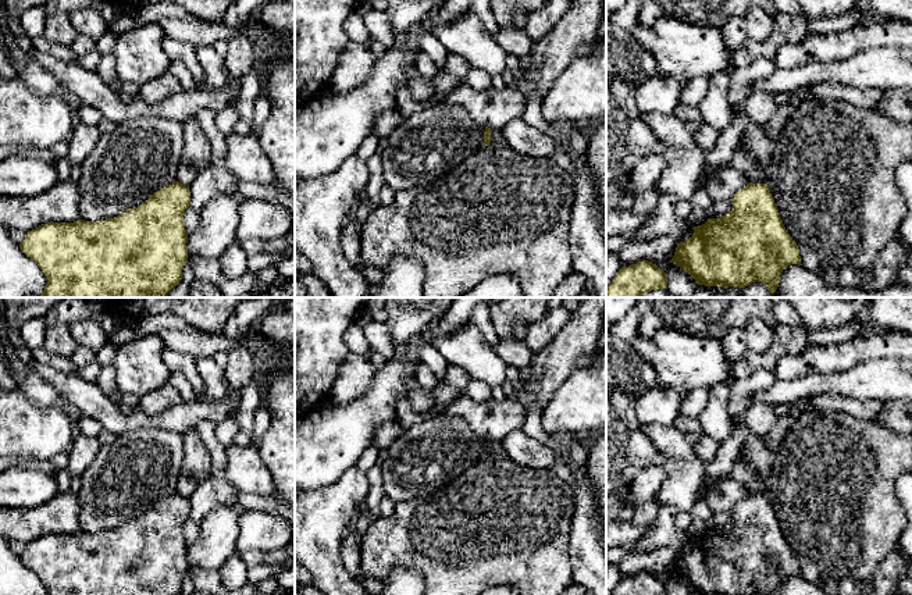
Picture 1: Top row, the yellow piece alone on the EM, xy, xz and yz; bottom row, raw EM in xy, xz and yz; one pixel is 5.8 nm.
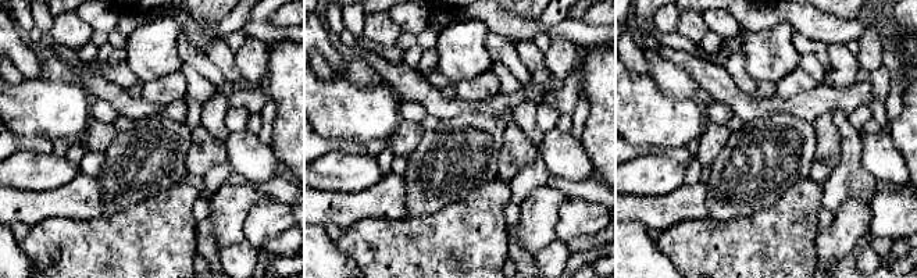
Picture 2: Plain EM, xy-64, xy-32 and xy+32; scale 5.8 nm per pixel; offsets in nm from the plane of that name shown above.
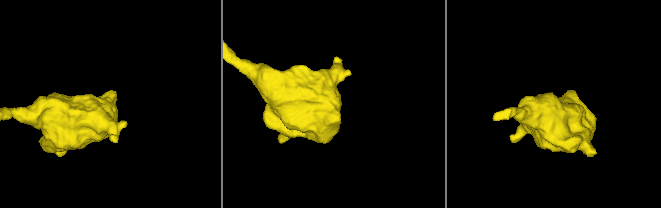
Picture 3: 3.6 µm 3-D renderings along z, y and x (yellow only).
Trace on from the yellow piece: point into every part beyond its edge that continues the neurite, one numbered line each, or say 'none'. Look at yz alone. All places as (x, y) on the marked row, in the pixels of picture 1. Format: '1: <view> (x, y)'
none

